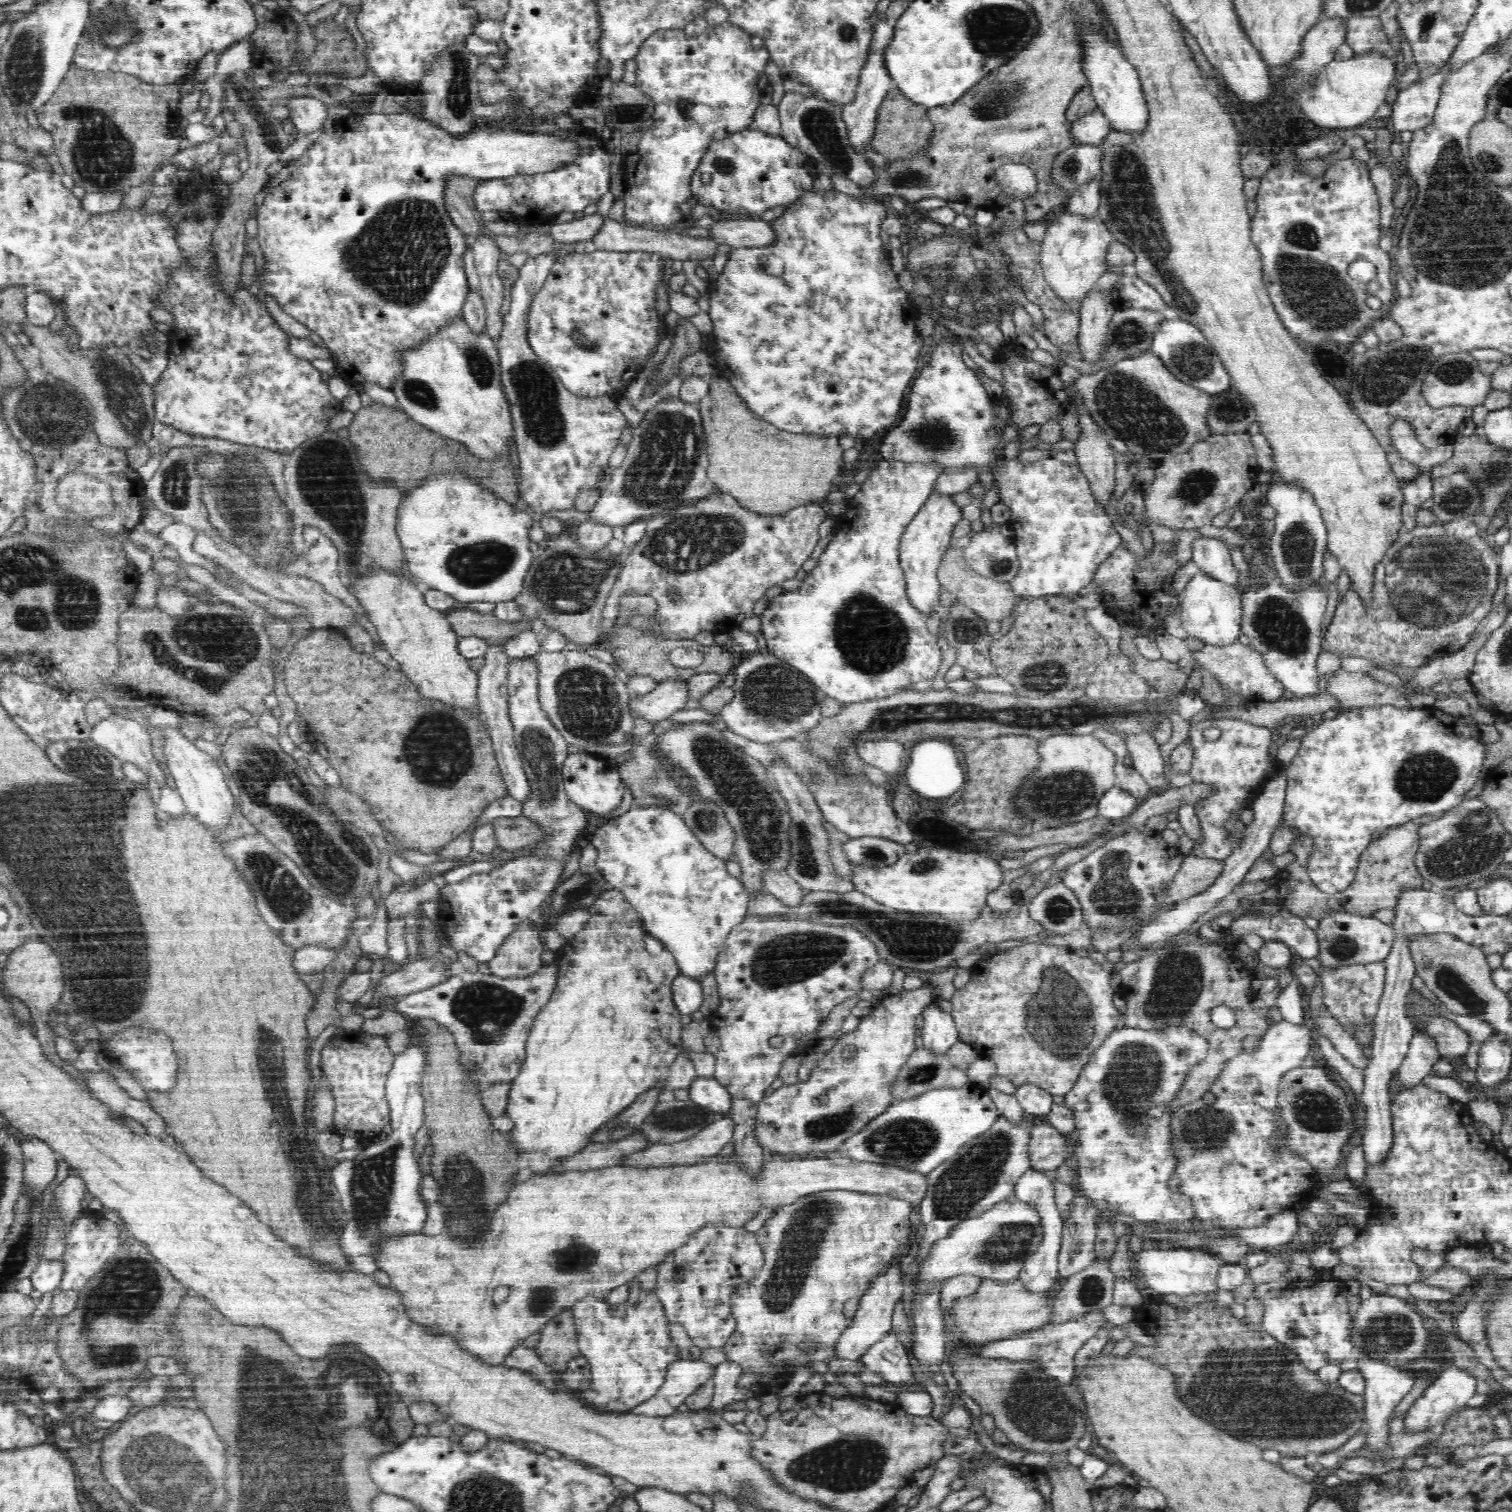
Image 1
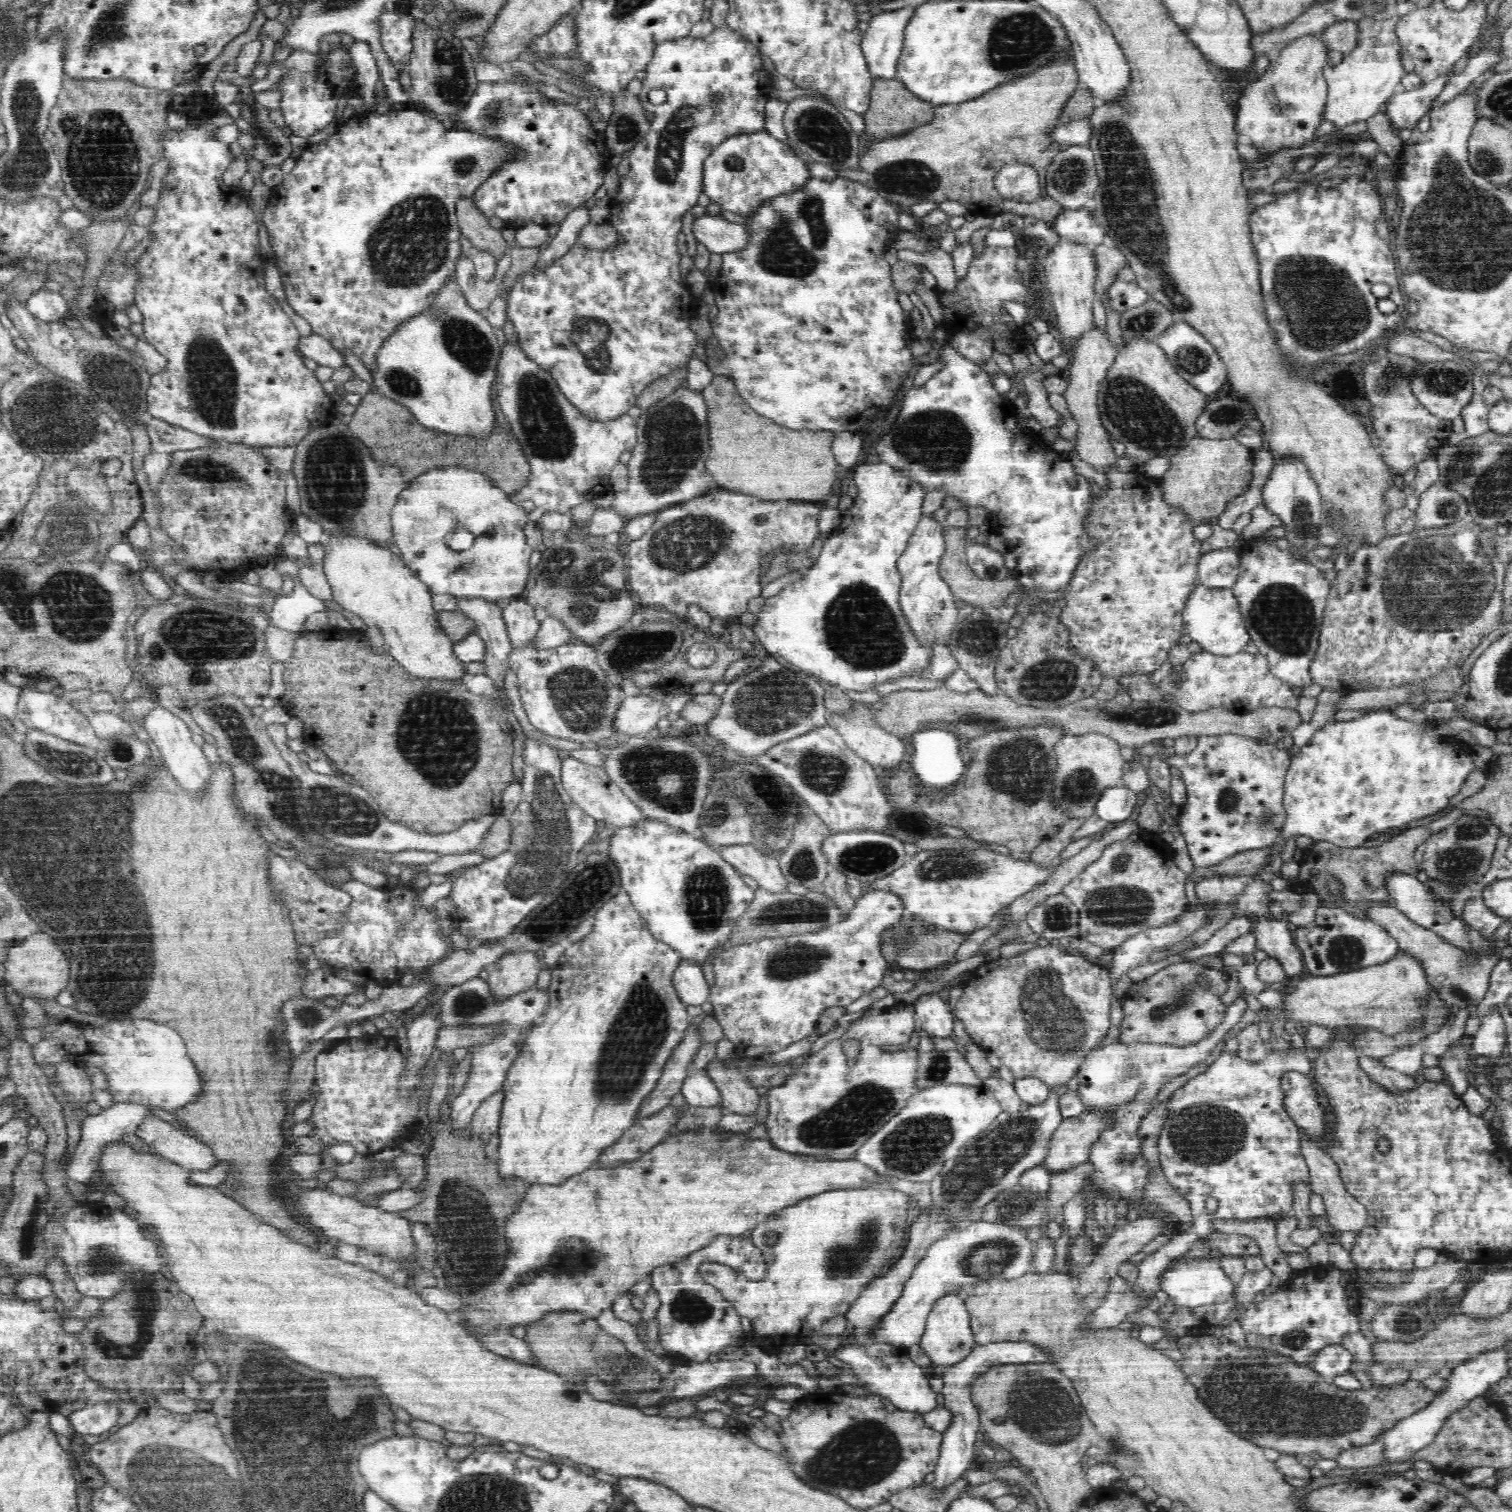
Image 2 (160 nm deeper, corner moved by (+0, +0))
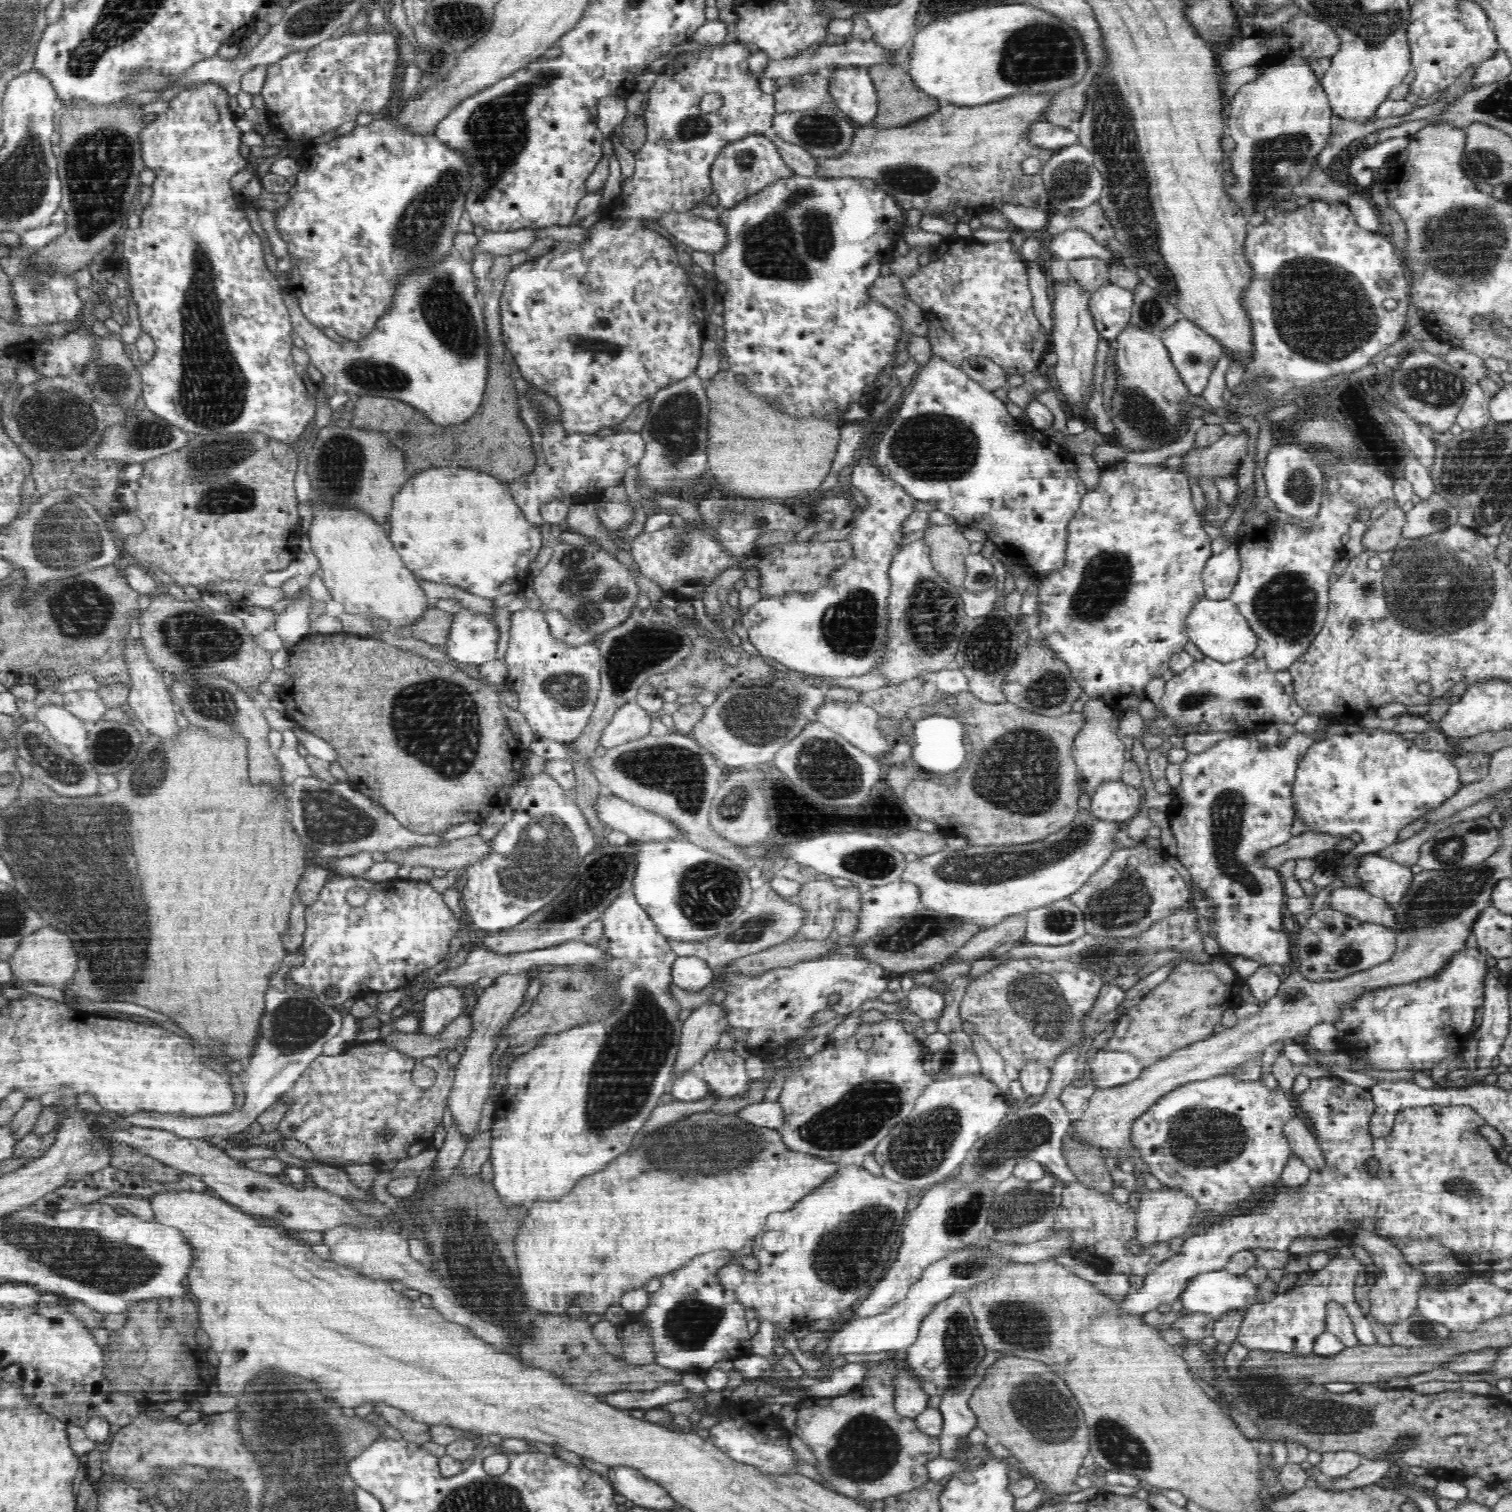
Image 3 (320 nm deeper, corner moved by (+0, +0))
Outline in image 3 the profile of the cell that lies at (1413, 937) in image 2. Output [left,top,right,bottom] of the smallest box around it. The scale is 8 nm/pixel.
[1327,887,1396,932]

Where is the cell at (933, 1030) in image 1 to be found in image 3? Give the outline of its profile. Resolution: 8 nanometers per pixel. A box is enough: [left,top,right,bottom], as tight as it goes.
[907,986,945,1020]

